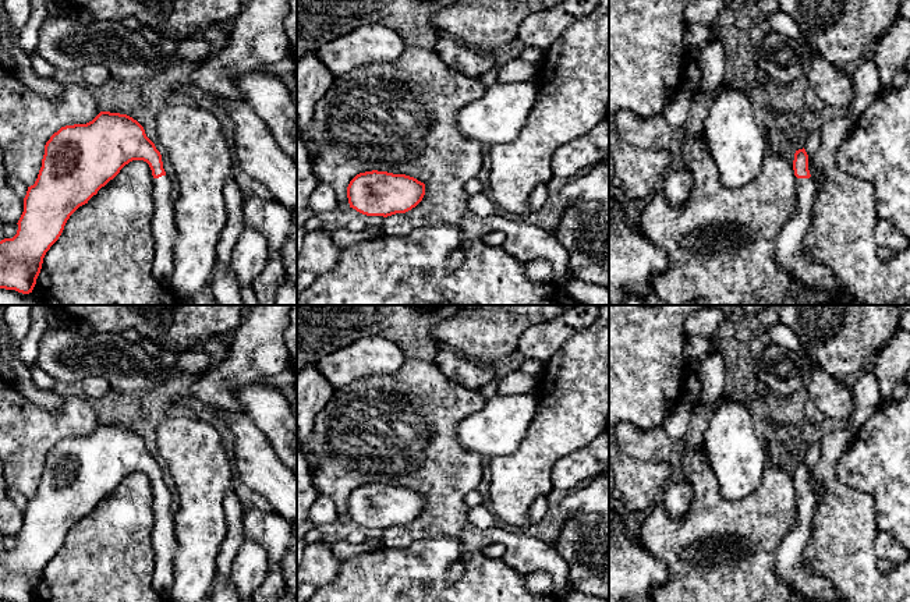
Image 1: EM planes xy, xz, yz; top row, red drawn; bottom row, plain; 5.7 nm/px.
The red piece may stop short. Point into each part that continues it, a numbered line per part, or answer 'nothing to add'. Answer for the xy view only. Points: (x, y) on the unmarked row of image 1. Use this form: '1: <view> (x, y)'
1: xy (163, 539)

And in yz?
1: yz (789, 566)

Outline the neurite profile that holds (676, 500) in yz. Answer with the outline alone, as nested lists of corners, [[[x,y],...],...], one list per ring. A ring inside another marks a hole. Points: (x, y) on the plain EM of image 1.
[[[670,485],[665,488],[659,502],[670,517],[683,518],[691,506],[691,499],[693,491],[690,486]]]

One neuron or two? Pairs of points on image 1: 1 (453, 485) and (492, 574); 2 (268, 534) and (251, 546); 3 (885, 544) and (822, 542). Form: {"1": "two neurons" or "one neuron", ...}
{"1": "two neurons", "2": "two neurons", "3": "two neurons"}

